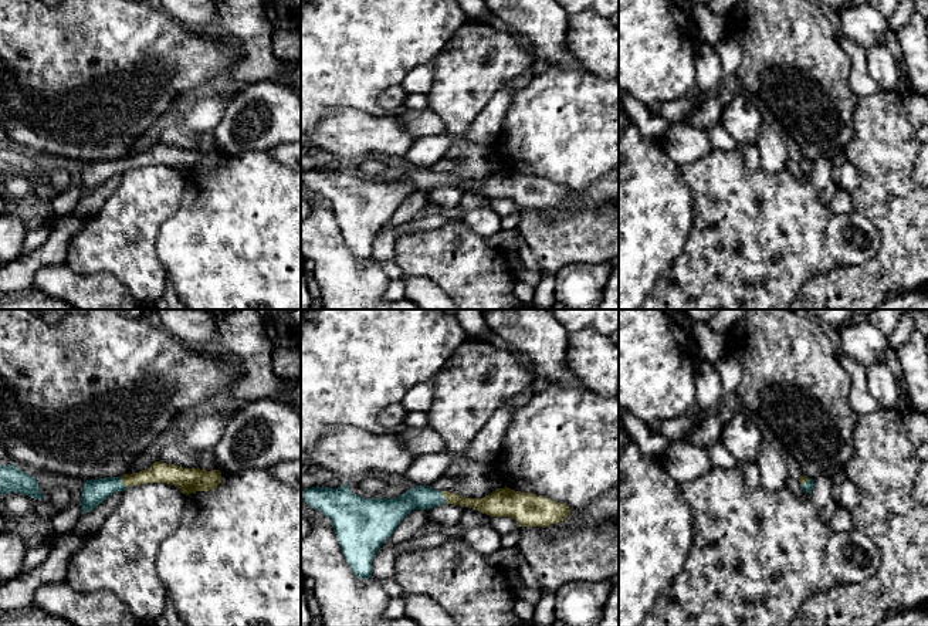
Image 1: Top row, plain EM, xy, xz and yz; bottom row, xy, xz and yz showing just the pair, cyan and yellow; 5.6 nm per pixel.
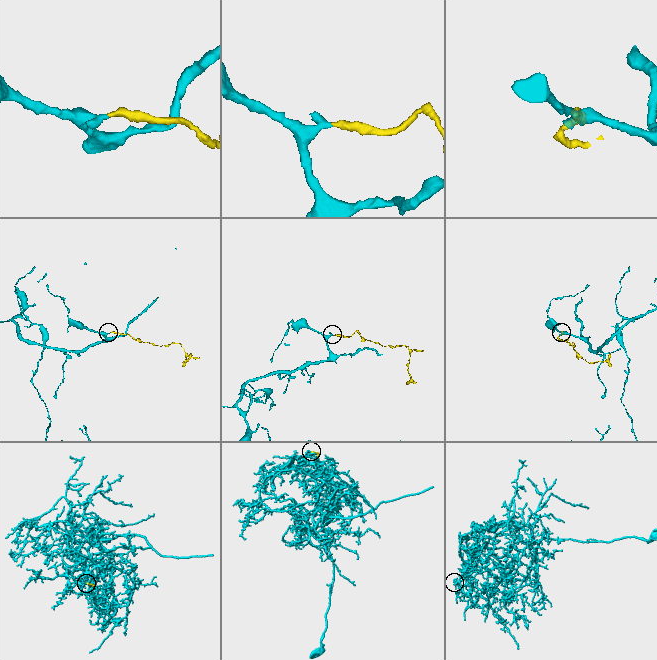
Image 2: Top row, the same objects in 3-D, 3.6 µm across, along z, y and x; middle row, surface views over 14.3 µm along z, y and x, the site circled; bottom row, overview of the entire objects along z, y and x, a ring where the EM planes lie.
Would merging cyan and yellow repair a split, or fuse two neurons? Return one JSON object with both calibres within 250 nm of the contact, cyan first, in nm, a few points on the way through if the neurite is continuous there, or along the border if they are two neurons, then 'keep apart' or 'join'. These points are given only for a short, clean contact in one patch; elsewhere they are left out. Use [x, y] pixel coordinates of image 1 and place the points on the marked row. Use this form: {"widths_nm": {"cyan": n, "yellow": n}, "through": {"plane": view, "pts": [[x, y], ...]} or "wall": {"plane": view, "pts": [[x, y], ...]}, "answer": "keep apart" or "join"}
{"widths_nm": {"cyan": 140, "yellow": 120}, "through": {"plane": "xy", "pts": [[94, 491], [121, 483], [159, 471]]}, "answer": "join"}

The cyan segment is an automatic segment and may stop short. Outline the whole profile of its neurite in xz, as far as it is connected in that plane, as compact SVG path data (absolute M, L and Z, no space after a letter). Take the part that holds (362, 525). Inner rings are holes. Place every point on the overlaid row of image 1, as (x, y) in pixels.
M345 483L338 488L301 487L301 500L331 520L343 556L360 579L372 578L372 561L402 520L414 510L438 504L470 507L490 517L512 517L519 527L546 527L563 521L570 507L536 495L497 488L484 498L464 498L429 485L416 485L396 498L362 498Z

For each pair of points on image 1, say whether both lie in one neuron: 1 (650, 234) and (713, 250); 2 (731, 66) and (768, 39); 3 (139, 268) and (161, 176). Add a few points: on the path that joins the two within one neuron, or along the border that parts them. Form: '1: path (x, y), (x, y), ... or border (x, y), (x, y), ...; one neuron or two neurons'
1: border (694, 210), (694, 223), (686, 244), (666, 270); two neurons
2: border (724, 37), (741, 50), (735, 74); two neurons
3: path (139, 246), (142, 202), (145, 199); one neuron

